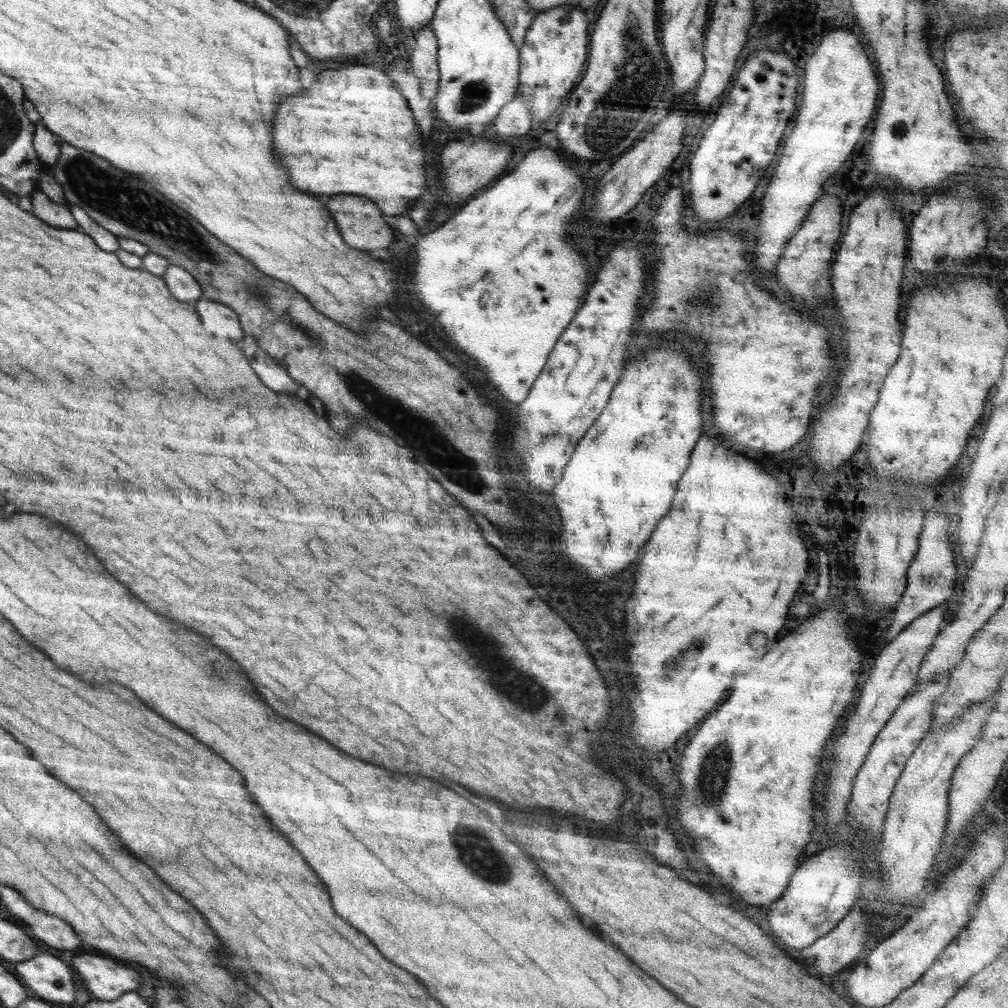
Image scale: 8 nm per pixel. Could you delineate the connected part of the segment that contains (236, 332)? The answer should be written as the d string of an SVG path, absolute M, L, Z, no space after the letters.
M202 298L194 303L196 304L196 312L202 320L202 326L206 328L208 334L228 336L232 340L238 340L244 336L240 324L238 324L238 315L229 306Z

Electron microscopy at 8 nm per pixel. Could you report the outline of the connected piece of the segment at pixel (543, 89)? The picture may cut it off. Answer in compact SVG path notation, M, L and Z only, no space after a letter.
M564 4L564 6L556 6L556 8L550 8L550 10L544 10L544 12L536 14L532 21L524 39L524 46L519 50L520 68L517 90L517 92L520 92L520 98L530 108L532 126L551 120L553 117L556 118L562 100L579 82L587 65L590 15L590 12L582 10L582 8L574 6L574 4Z

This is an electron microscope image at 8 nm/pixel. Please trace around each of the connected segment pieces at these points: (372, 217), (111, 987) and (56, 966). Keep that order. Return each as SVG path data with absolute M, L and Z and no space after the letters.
M336 196L326 204L326 208L330 210L342 240L350 248L376 250L390 246L392 230L368 198Z
M84 954L72 960L76 974L80 975L82 986L86 986L100 1000L116 1000L128 990L142 986L142 974L130 966L116 964L108 956Z
M52 954L24 960L14 970L33 993L48 1002L72 1002L76 996L78 984L72 970Z

